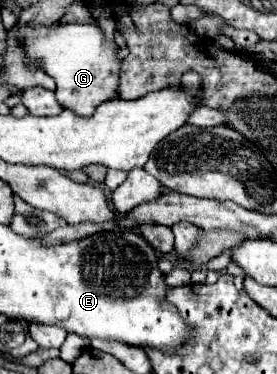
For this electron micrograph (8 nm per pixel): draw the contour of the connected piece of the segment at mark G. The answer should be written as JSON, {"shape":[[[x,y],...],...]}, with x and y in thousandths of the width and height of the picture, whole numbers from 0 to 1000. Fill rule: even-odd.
{"shape":[[[83,64],[61,86],[61,107],[90,134],[90,160],[134,171],[170,203],[199,214],[199,262],[235,294],[256,294],[278,310],[329,310],[357,278],[430,257],[430,193],[444,160],[422,150],[422,118],[386,112],[357,70]]]}

